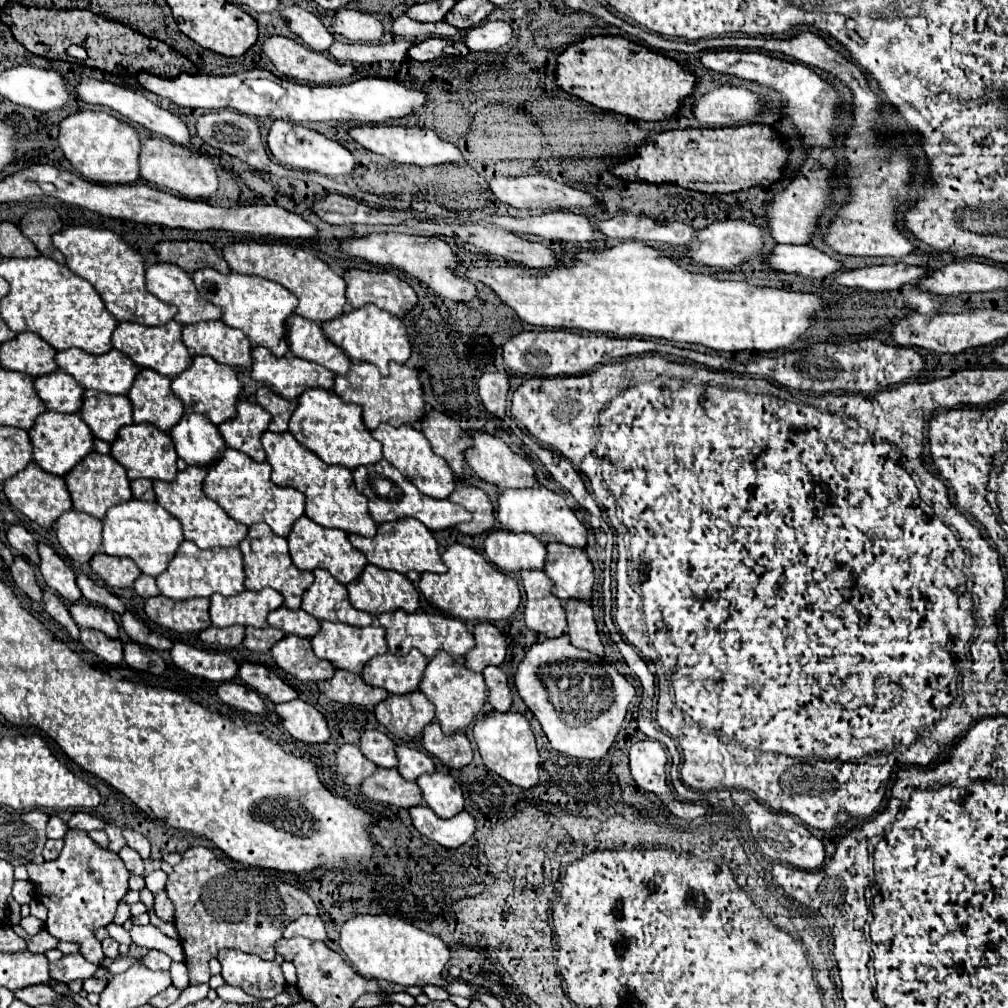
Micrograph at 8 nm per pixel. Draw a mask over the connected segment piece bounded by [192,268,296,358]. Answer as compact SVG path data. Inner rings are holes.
M198 268L192 274L194 286L198 294L212 302L214 306L222 308L222 322L238 328L246 334L246 338L252 342L252 346L264 346L274 356L284 356L288 352L288 340L284 332L284 320L294 312L296 308L296 296L288 290L284 290L276 282L268 282L260 276L248 276L248 274L220 274L212 268Z

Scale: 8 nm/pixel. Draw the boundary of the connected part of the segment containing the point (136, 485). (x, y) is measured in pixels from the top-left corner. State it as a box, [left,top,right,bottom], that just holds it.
[132,478,154,500]

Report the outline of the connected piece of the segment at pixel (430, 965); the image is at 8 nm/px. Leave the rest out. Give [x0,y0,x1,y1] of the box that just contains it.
[340,914,478,1000]

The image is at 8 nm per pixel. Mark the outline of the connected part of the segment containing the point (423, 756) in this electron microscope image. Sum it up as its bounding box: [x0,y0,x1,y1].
[396,746,436,780]

